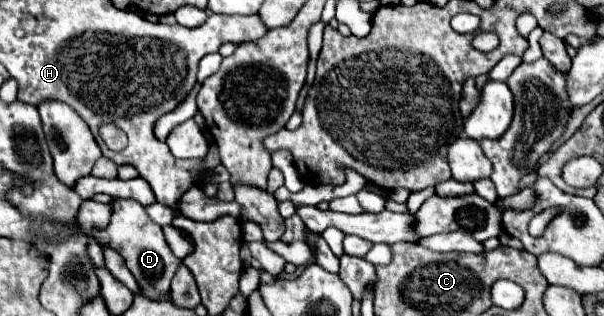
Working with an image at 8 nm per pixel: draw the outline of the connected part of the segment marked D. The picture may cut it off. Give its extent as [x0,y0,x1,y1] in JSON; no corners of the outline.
[96,198,180,300]

